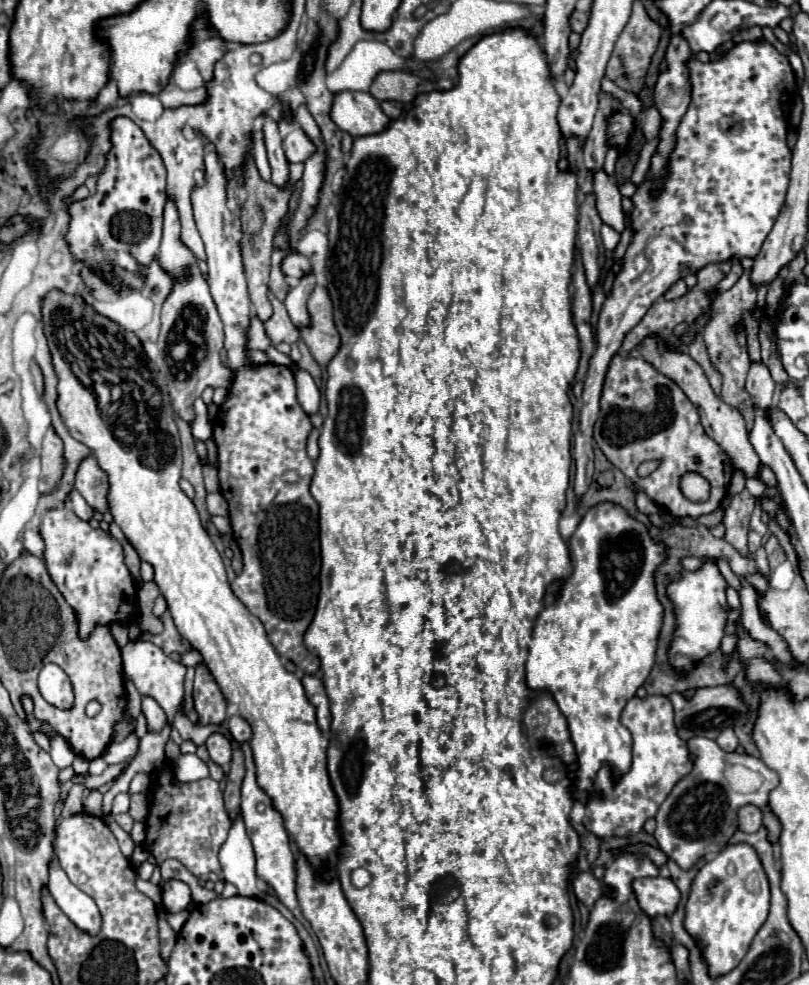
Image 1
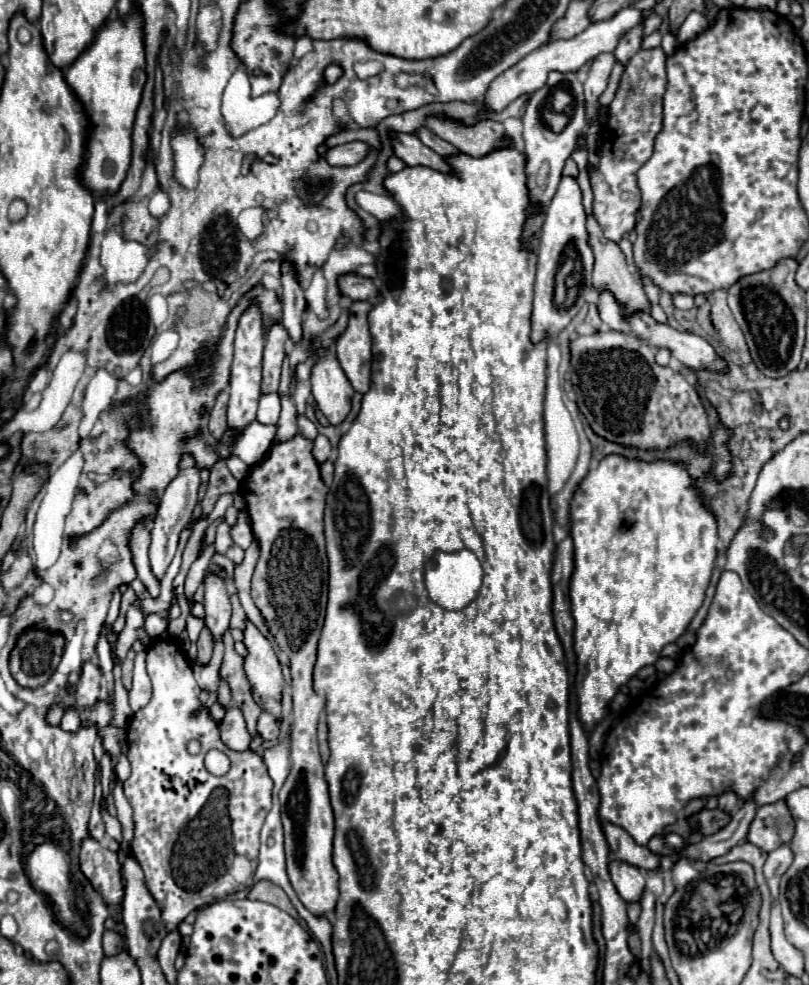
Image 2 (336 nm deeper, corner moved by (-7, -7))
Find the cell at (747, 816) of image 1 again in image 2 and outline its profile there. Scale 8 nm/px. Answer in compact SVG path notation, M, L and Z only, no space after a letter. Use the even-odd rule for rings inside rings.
M783 800L761 806L747 834L747 840L765 852L771 852L781 844L791 842L791 838L793 838L793 818Z

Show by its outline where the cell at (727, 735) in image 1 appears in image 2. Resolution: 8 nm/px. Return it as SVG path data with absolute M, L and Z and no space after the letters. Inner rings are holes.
M727 790L727 792L723 792L723 794L719 796L719 808L721 808L721 810L733 812L733 808L737 806L737 802L739 802L739 798L737 798L737 794L735 794L733 790Z

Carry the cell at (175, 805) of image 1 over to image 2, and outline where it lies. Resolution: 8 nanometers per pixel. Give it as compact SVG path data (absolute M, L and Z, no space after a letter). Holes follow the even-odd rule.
M159 640L147 648L147 674L153 684L153 698L145 708L133 714L127 726L127 742L129 742L127 758L131 762L131 778L123 782L123 790L133 806L133 820L135 820L133 852L139 864L143 866L145 882L151 896L161 908L165 930L171 932L193 910L245 888L245 884L239 884L231 874L233 860L235 856L243 856L251 862L251 866L255 866L259 850L259 832L265 822L265 816L269 814L273 782L257 752L253 750L233 752L221 742L217 722L211 720L205 708L201 706L199 702L201 688L197 686L191 664L177 642ZM195 710L199 710L197 718L191 716ZM189 740L199 740L201 744L199 754L191 756L187 752ZM213 748L225 752L231 760L229 774L221 778L211 776L203 766L205 754Z

